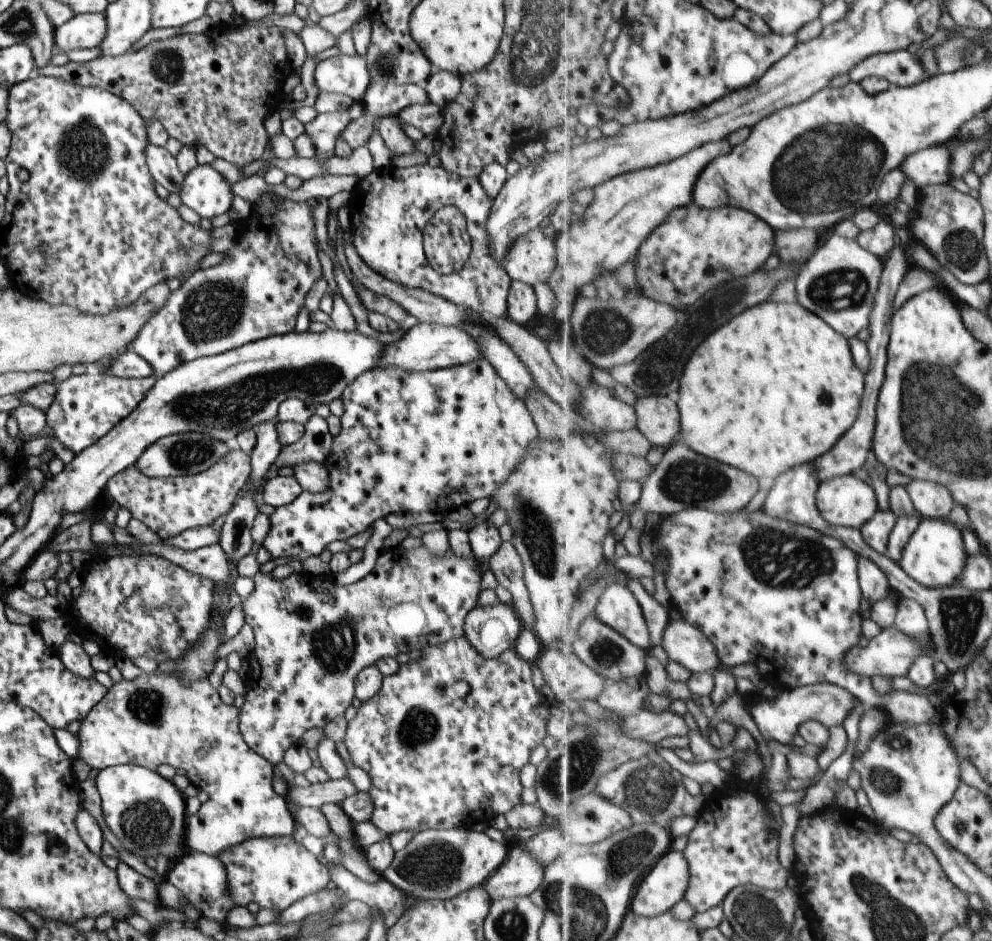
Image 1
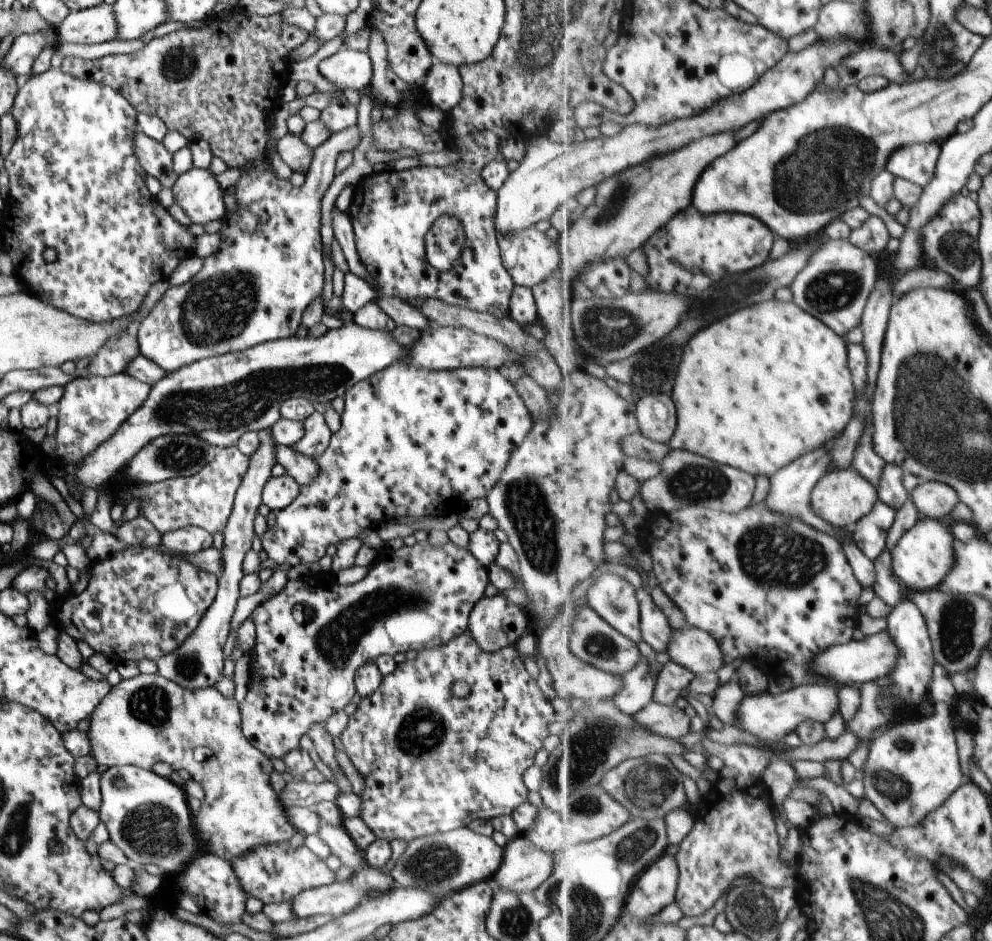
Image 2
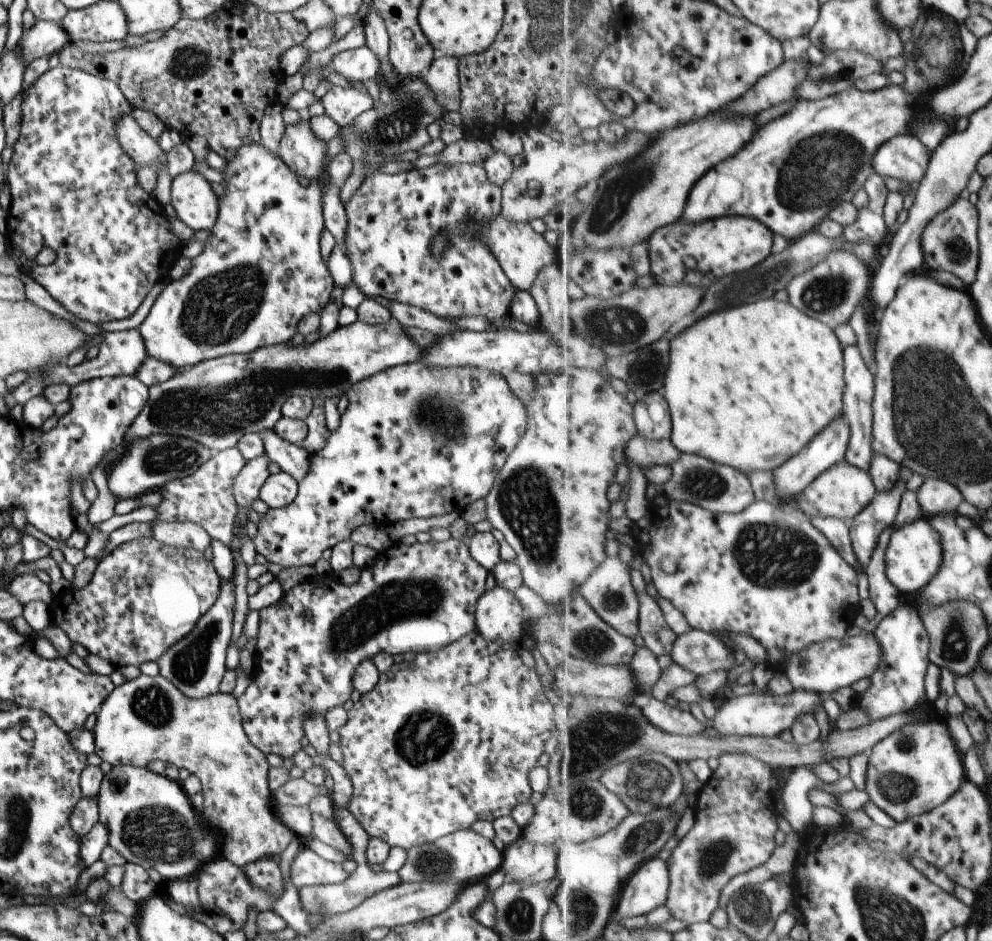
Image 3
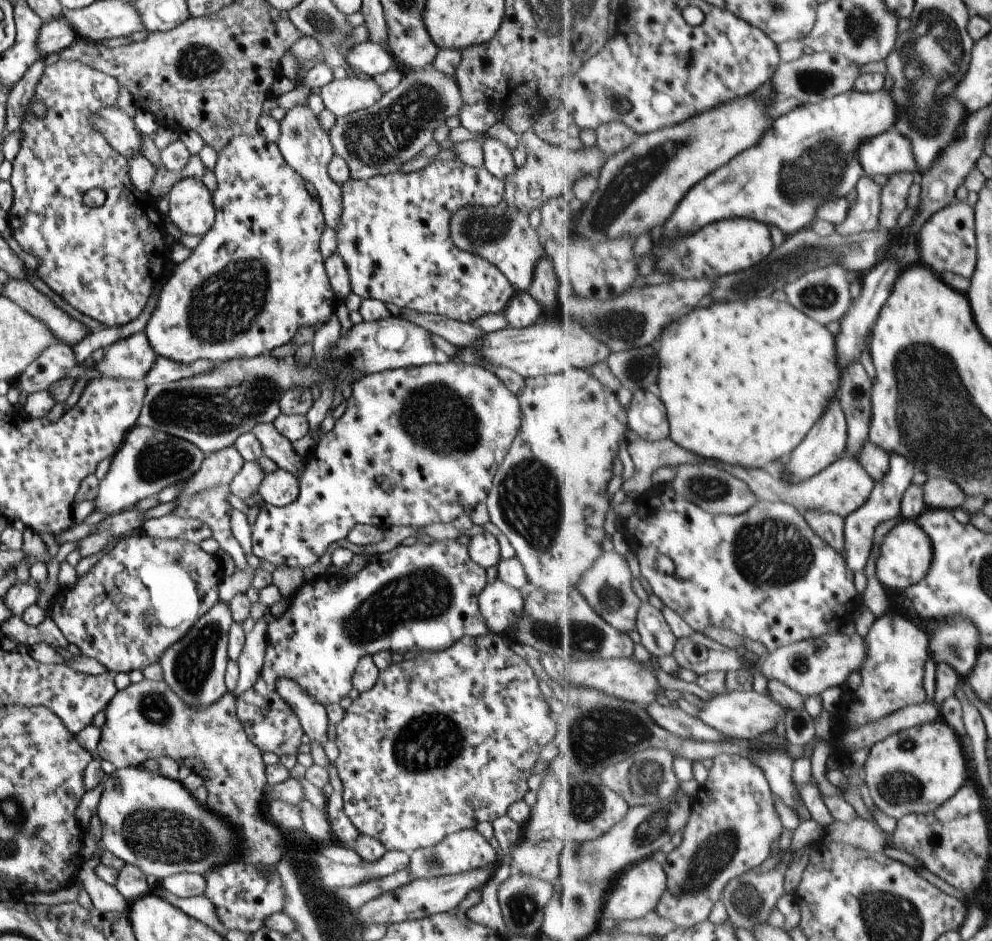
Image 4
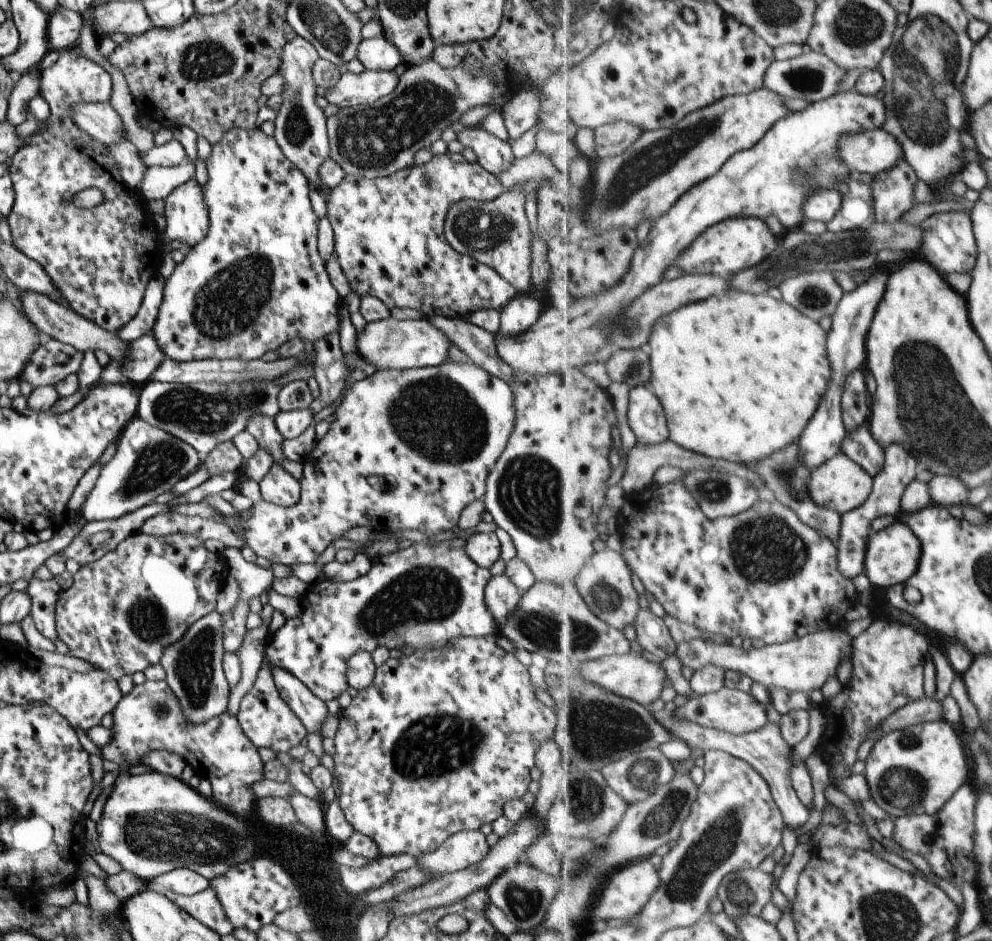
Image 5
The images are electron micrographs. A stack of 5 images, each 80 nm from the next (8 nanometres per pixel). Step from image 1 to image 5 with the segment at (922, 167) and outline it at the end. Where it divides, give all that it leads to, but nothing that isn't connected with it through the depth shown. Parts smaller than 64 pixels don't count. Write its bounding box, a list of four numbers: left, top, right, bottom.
[839,129,906,176]

